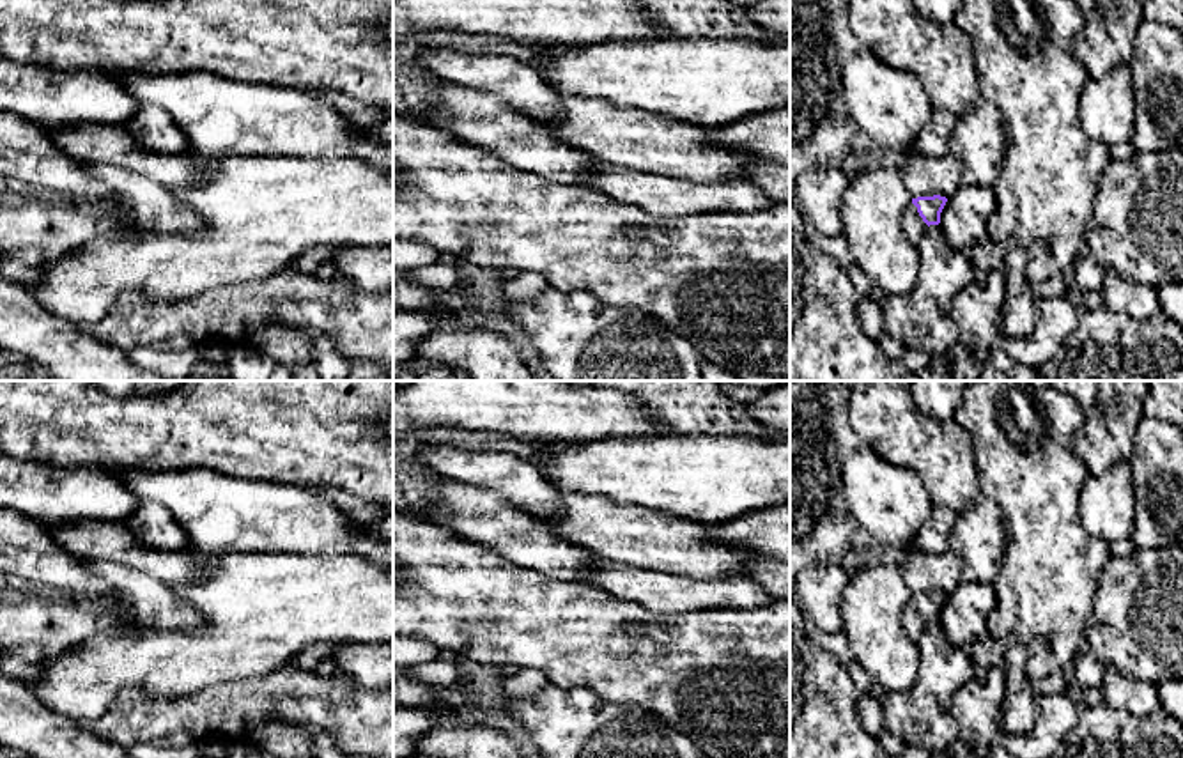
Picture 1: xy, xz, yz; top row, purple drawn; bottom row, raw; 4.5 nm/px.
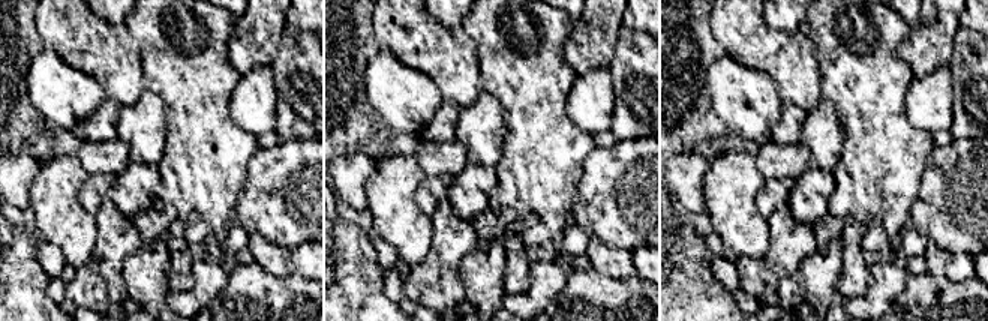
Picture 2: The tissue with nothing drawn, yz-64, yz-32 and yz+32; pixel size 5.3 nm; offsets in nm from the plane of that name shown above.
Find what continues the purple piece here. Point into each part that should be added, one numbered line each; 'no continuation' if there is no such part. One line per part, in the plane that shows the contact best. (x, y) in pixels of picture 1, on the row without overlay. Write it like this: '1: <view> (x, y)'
1: yz (914, 624)

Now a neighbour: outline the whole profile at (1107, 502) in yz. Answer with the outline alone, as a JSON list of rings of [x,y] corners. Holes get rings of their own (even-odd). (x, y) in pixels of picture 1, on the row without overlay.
[[[1128,462],[1089,475],[1079,496],[1084,530],[1105,542],[1130,538],[1135,526],[1135,487]]]

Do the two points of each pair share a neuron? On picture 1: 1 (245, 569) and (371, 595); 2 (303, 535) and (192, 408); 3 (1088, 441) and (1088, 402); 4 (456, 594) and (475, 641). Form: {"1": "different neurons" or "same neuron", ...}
{"1": "same neuron", "2": "different neurons", "3": "different neurons", "4": "same neuron"}

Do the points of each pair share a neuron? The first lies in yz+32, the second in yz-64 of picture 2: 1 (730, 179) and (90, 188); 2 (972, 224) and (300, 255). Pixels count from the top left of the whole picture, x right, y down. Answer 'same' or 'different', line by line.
1: different
2: different

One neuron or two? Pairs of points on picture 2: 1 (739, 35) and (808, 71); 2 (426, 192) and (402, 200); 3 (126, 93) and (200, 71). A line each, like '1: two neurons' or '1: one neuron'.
1: one neuron
2: two neurons
3: two neurons

